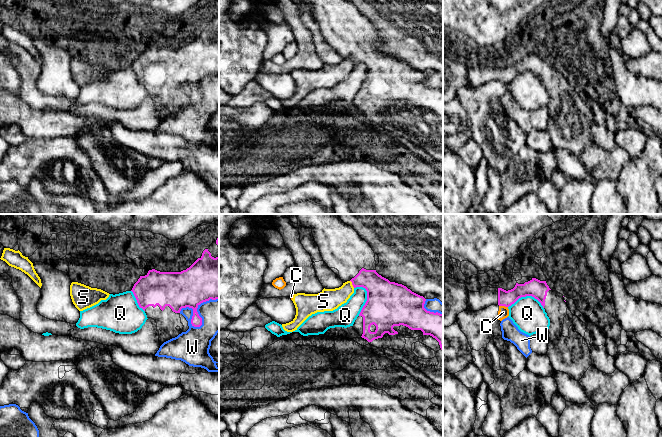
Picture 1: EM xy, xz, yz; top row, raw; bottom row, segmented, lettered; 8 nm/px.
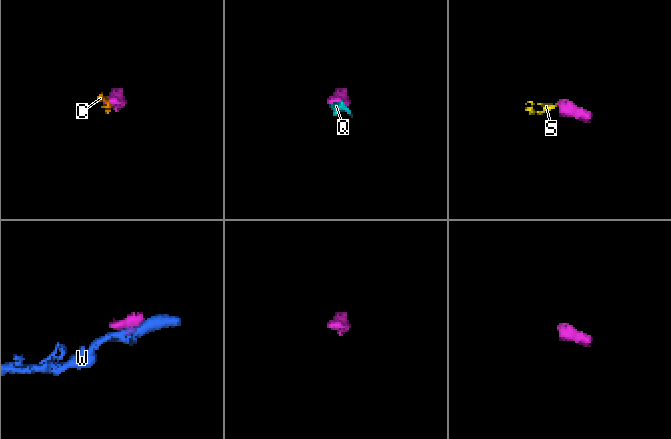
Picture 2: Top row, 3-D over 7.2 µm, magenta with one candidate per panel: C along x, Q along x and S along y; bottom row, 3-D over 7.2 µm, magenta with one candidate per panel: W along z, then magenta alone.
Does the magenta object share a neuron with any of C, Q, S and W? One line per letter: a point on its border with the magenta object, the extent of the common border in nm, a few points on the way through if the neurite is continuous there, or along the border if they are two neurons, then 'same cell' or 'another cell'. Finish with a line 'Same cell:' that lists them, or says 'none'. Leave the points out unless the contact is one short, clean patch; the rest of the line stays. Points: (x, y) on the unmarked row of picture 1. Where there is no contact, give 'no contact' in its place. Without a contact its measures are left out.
C: yz (503, 81) | 70 nm | along yz (499, 81), (507, 83) | another cell
Q: xz (366, 77) | 240 nm | along xz (362, 62), (366, 67), (366, 78), (358, 91) | another cell
S: xz (352, 60) | 70 nm | along xz (350, 56), (354, 63) | another cell
W: xy (201, 100) | 340 nm | another cell
Same cell: none

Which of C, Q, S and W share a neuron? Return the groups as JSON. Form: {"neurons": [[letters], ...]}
{"neurons": [["C", "S"], ["Q"], ["W"]]}

